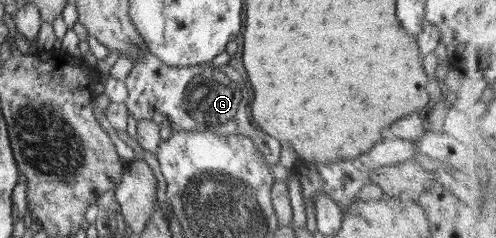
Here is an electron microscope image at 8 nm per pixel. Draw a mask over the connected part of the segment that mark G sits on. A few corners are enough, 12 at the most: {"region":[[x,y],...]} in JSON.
{"region":[[141,49],[127,111],[173,132],[245,135],[280,142],[243,107],[241,61],[168,67]]}

